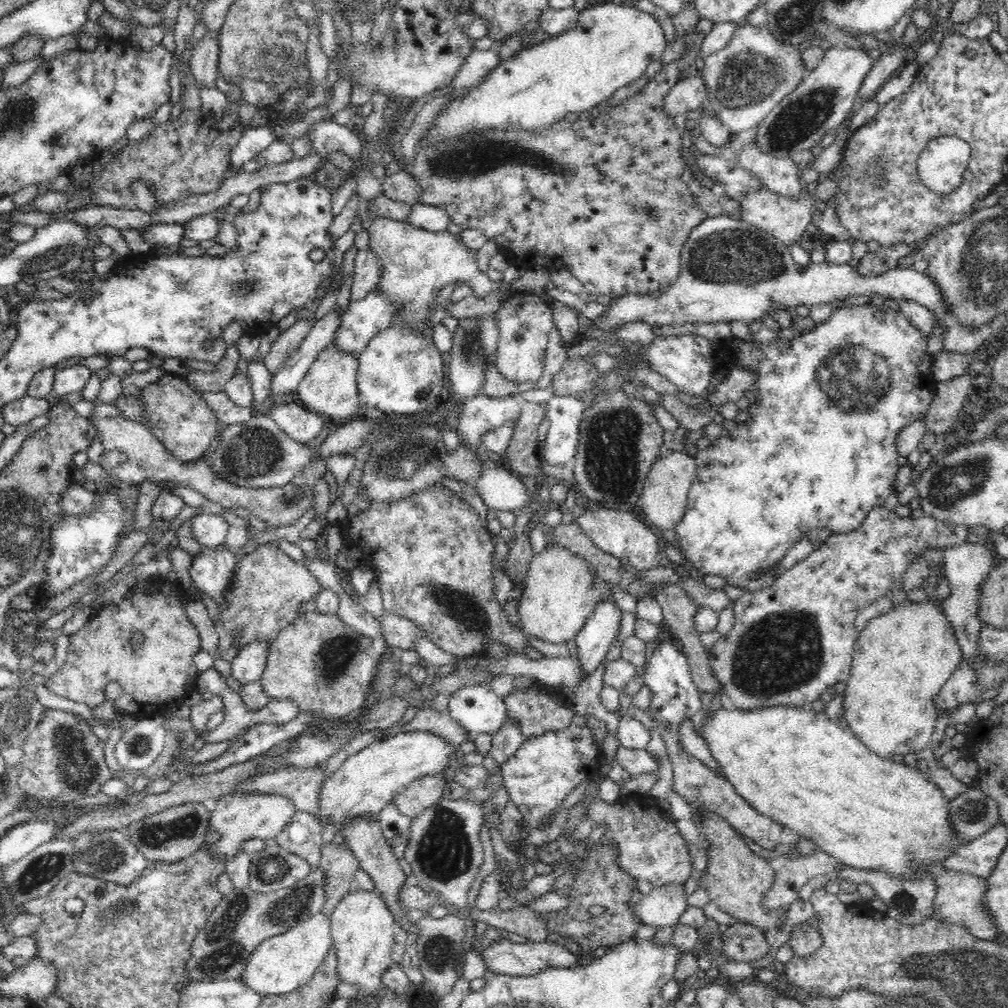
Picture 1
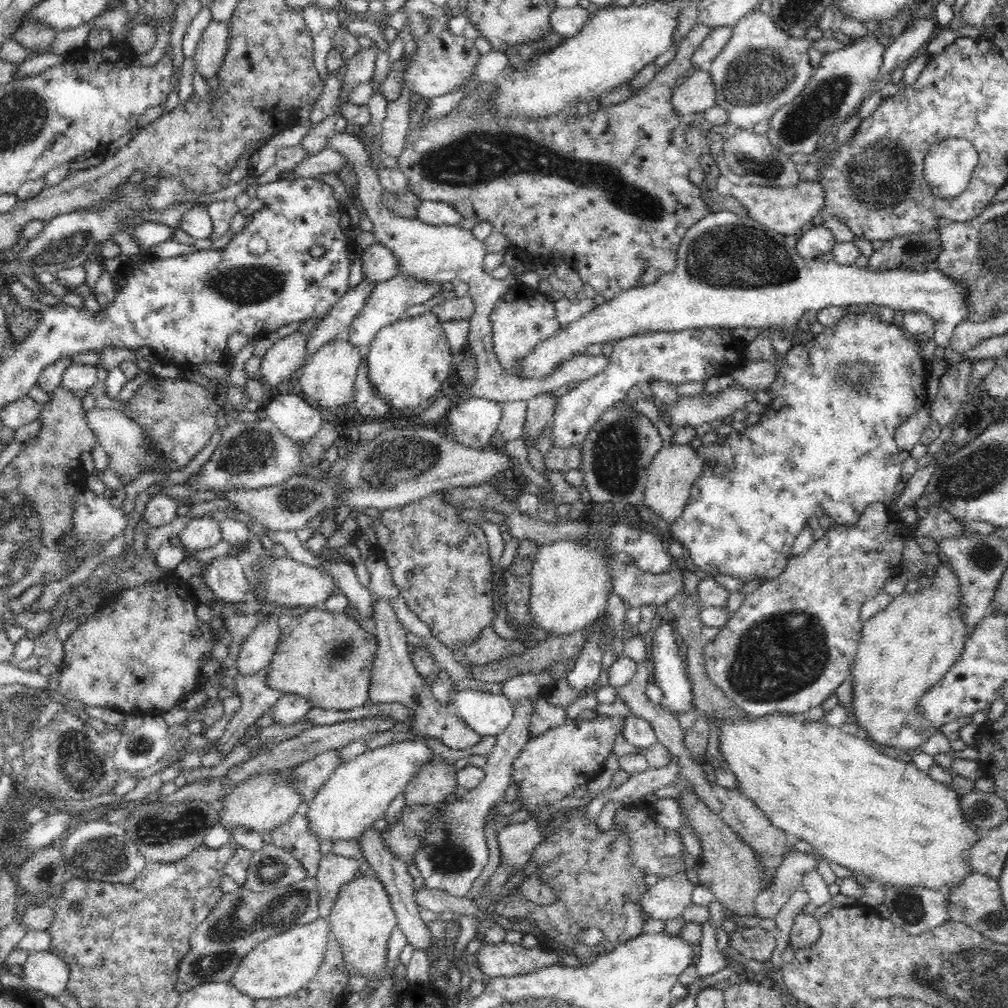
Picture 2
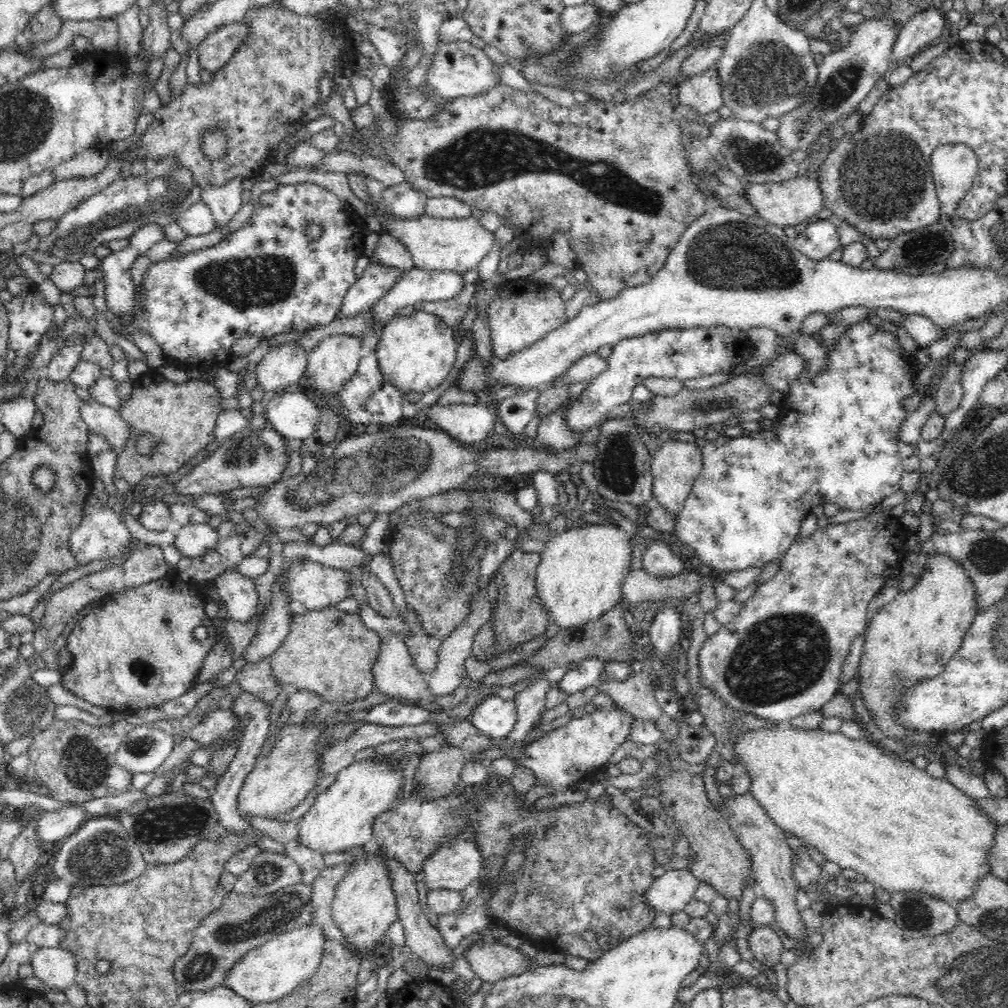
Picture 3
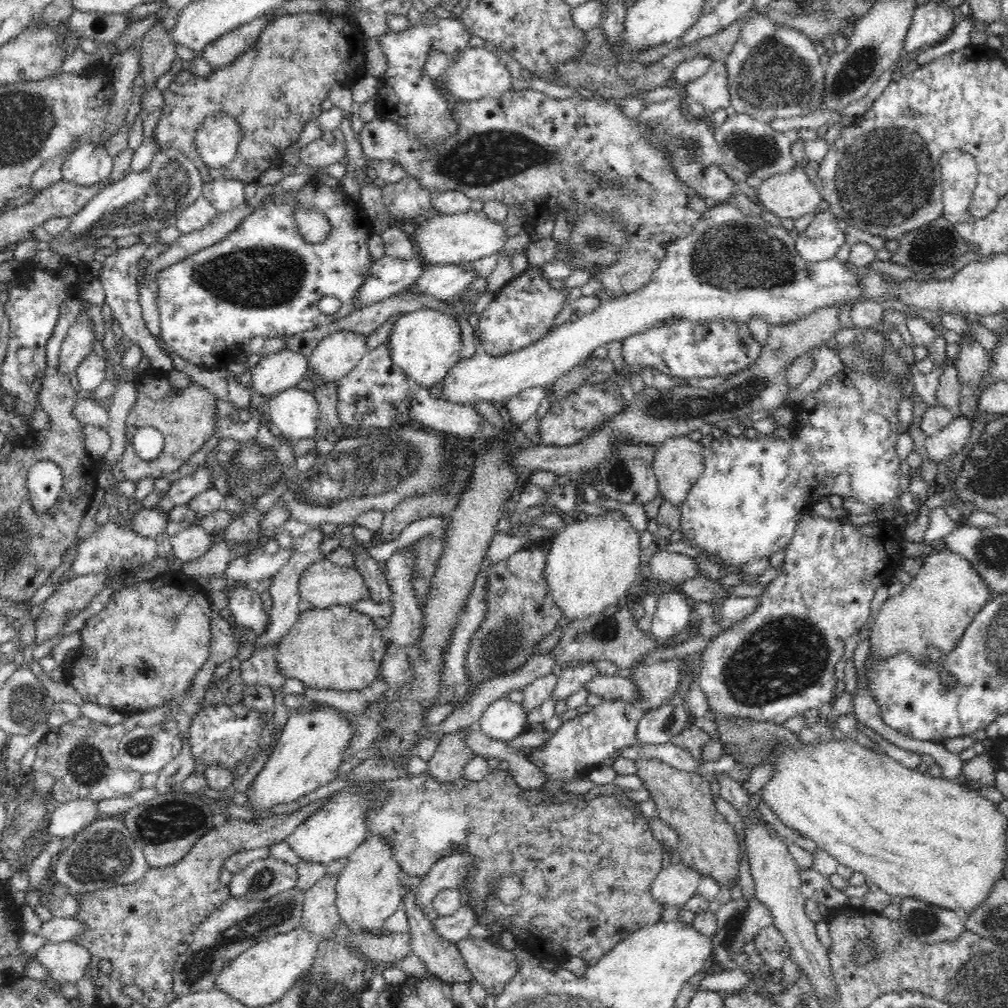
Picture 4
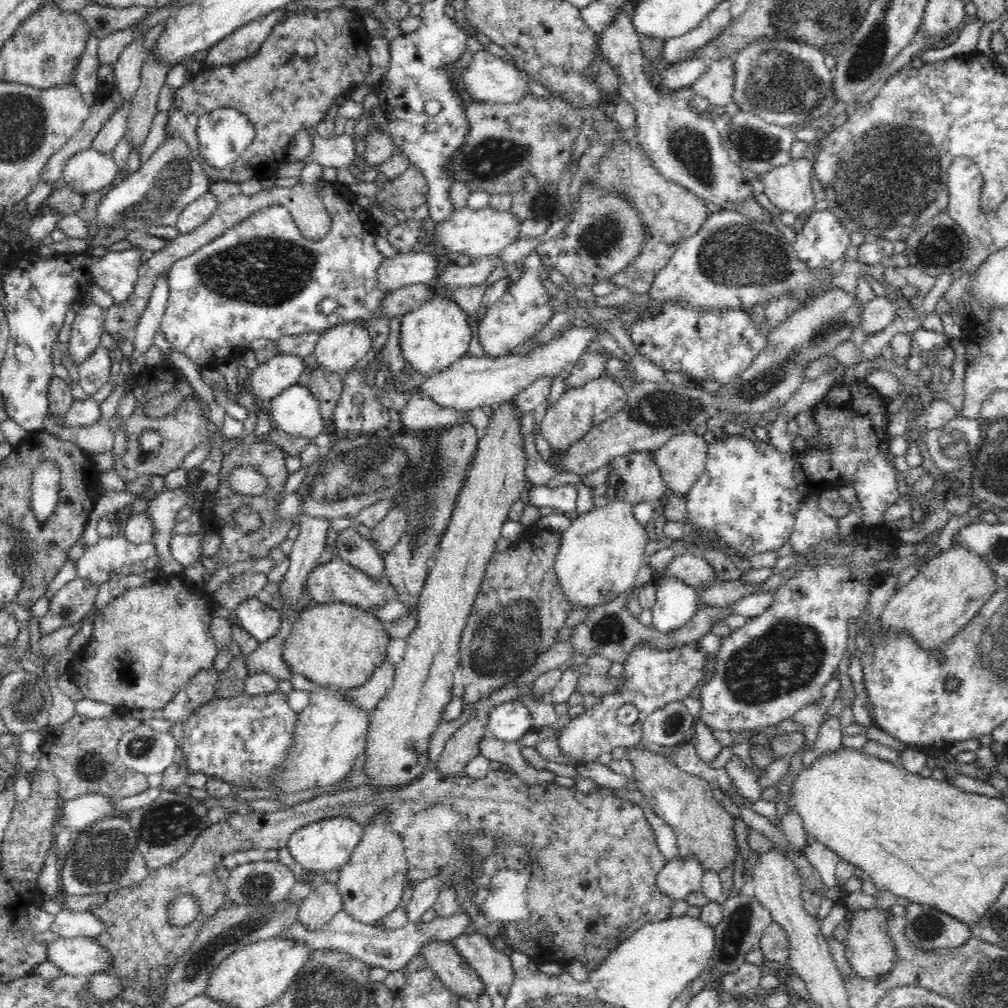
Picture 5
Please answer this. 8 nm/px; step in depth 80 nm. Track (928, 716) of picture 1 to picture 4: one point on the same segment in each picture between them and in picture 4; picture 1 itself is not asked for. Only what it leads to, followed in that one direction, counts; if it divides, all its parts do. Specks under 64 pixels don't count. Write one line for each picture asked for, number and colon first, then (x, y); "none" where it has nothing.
2: (905, 649)
3: (911, 639)
4: (926, 619)

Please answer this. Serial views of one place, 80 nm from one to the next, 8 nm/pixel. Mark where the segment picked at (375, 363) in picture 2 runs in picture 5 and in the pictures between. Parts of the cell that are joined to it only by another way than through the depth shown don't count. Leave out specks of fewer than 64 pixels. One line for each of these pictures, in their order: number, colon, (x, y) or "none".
3: (416, 353)
4: (425, 344)
5: (433, 336)

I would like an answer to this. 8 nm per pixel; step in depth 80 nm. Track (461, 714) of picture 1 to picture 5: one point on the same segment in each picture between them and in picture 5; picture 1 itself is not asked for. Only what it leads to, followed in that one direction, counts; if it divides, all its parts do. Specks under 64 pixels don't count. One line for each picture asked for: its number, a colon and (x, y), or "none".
2: (488, 714)
3: (495, 717)
4: (504, 720)
5: (510, 721)

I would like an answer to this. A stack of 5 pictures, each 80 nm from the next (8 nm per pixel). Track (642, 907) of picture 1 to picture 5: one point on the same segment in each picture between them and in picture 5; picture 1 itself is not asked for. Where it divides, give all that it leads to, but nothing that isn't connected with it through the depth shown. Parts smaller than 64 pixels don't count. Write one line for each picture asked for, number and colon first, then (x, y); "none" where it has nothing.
2: (667, 899)
3: (671, 892)
4: (674, 886)
5: (679, 877)

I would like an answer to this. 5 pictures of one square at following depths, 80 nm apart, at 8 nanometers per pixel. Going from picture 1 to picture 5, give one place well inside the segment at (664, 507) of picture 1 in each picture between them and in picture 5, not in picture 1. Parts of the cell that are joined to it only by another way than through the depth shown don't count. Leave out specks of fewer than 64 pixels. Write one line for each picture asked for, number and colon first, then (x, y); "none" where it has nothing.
2: (671, 474)
3: (675, 467)
4: (679, 462)
5: (681, 460)

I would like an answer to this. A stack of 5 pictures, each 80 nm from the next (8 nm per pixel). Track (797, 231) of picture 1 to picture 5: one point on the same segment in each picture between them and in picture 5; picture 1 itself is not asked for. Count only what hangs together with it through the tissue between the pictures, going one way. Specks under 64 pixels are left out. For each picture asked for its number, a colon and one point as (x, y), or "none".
2: (789, 211)
3: (782, 204)
4: (792, 195)
5: (789, 188)

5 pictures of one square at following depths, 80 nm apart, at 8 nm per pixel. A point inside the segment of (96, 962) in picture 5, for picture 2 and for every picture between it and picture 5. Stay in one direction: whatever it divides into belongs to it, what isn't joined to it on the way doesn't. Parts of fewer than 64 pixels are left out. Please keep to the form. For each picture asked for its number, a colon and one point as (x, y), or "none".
2: (45, 972)
3: (57, 968)
4: (65, 962)

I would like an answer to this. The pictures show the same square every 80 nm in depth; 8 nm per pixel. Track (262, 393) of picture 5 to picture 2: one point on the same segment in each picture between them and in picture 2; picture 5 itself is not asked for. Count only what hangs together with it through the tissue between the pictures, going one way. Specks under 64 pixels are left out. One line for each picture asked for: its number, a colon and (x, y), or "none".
2: (287, 354)
3: (281, 368)
4: (276, 372)

